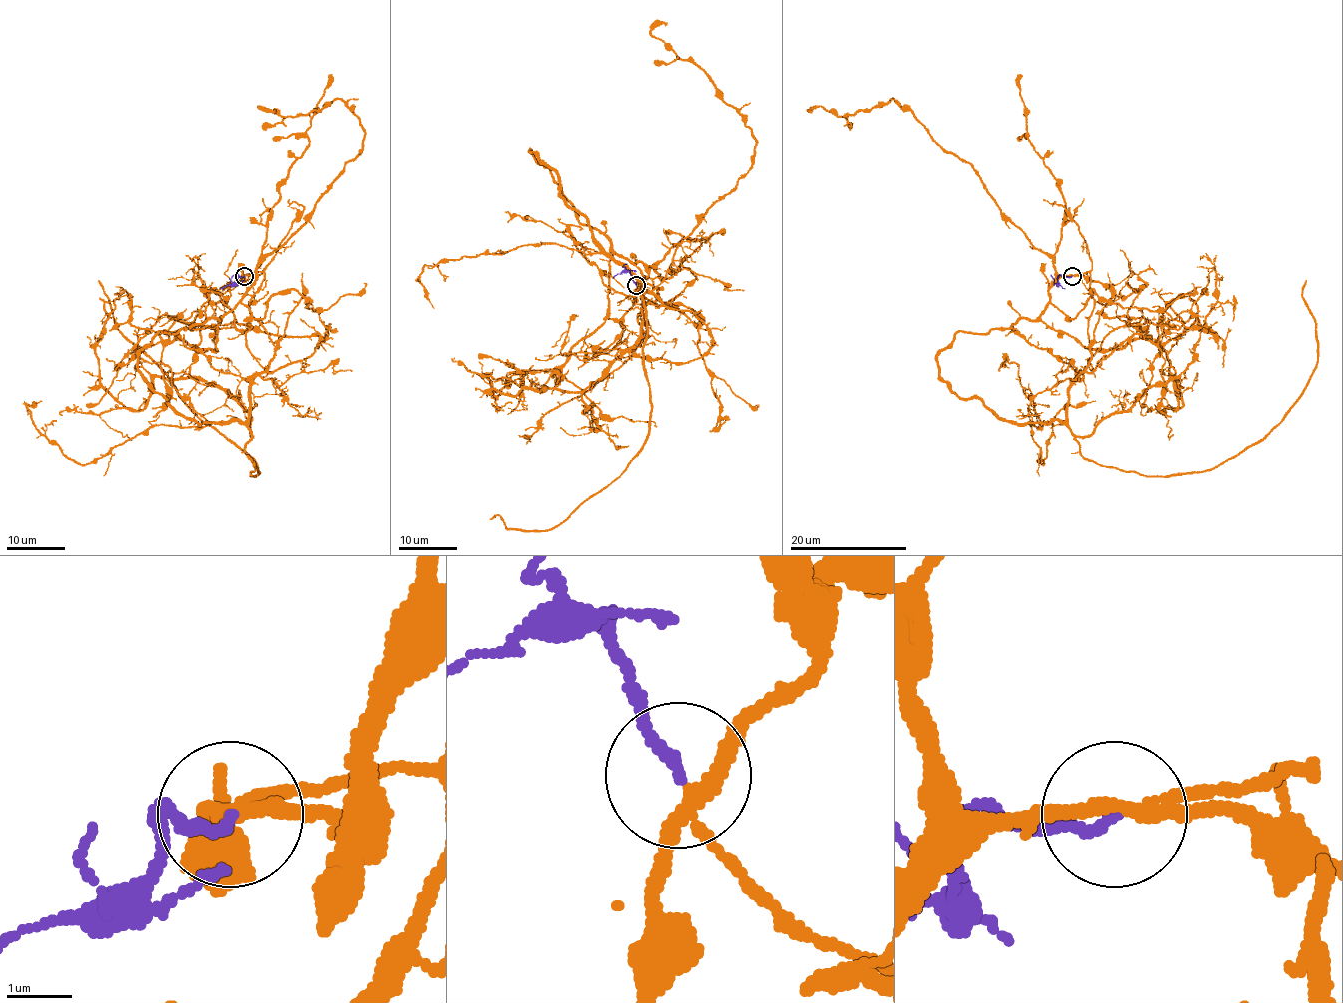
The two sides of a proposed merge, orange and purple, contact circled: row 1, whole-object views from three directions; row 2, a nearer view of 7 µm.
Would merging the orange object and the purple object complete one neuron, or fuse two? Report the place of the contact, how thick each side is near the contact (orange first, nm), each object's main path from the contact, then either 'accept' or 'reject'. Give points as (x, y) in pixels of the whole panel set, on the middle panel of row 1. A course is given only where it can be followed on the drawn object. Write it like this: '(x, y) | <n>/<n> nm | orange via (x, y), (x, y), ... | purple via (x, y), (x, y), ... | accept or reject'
(636, 285) | 190/170 nm | orange via (636, 286), (655, 303), (643, 306), (665, 305), (641, 280), (649, 435), (565, 521), (509, 530), (490, 519) | purple via (636, 284), (629, 270), (613, 277) | accept

